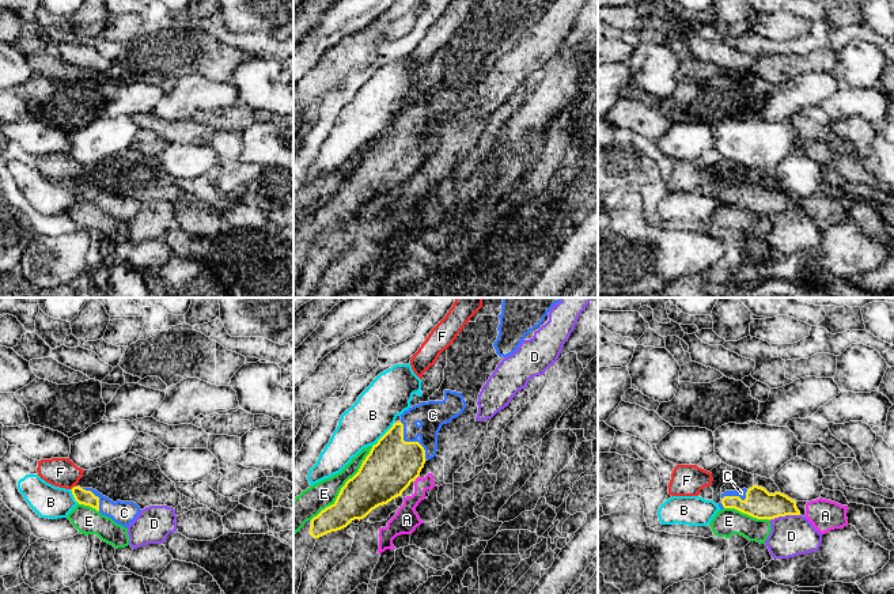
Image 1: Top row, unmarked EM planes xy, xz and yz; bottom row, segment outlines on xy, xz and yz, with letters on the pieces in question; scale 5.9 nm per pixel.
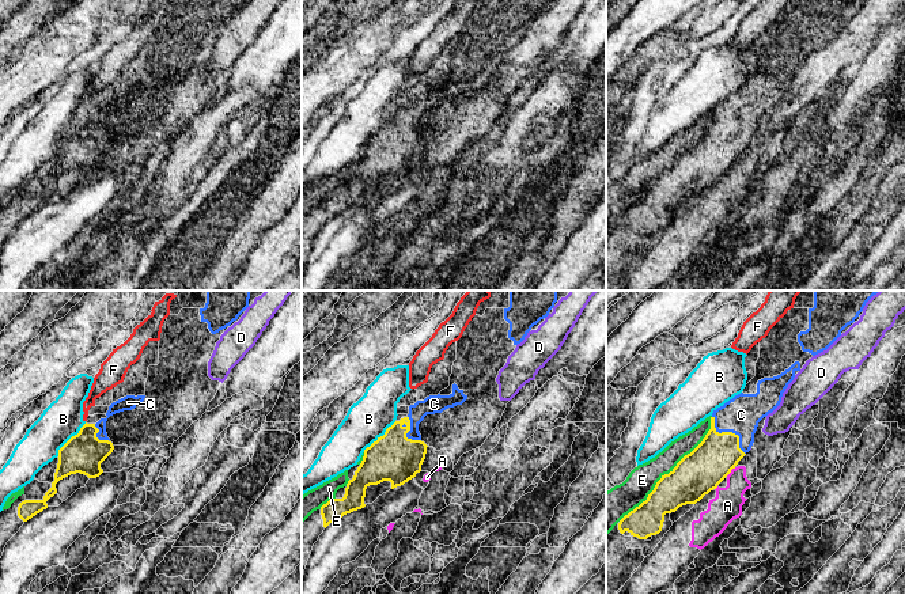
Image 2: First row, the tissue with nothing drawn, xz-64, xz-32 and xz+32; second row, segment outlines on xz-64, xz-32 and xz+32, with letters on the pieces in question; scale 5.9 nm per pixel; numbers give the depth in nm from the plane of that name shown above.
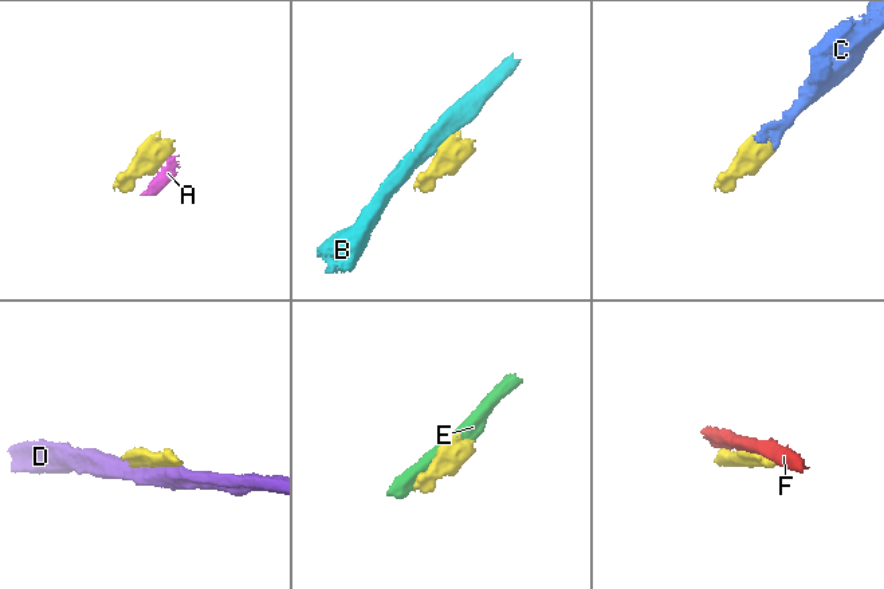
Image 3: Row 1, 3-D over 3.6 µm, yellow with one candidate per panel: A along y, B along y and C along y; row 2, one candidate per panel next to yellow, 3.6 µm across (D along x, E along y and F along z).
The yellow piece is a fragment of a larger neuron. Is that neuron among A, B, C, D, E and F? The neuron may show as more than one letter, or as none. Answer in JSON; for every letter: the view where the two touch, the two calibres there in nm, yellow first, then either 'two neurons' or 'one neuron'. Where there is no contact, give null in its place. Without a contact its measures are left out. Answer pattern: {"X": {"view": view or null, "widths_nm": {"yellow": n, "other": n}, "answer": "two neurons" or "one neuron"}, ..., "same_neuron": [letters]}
{"A": {"view": "xz", "widths_nm": {"yellow": 300, "other": 140}, "answer": "two neurons"}, "B": {"view": "xz", "widths_nm": {"yellow": 300, "other": 260}, "answer": "two neurons"}, "C": {"view": "xz", "widths_nm": {"yellow": 300, "other": 170}, "answer": "one neuron"}, "D": {"view": "yz", "widths_nm": {"yellow": 170, "other": 240}, "answer": "two neurons"}, "E": {"view": "xz", "widths_nm": {"yellow": 300, "other": 160}, "answer": "two neurons"}, "F": {"view": "xy", "widths_nm": {"yellow": 90, "other": 180}, "answer": "two neurons"}, "same_neuron": ["C"]}

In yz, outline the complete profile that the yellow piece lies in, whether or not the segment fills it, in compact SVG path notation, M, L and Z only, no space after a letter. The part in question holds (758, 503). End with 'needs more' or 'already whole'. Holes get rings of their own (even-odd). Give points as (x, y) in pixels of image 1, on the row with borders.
M765 488L726 491L721 493L720 510L735 508L757 519L774 519L785 515L800 515L796 502L781 492L769 493Z; needs more

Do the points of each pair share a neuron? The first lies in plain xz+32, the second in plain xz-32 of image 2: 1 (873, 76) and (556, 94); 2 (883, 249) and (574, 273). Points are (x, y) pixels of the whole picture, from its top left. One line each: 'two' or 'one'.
1: one
2: one

